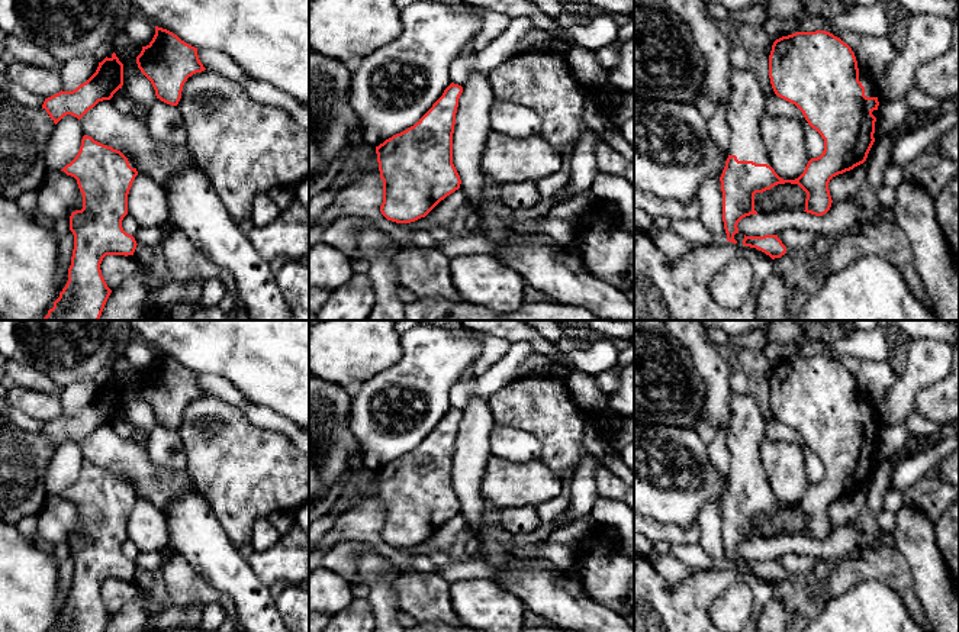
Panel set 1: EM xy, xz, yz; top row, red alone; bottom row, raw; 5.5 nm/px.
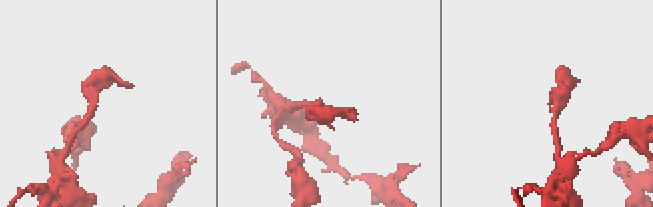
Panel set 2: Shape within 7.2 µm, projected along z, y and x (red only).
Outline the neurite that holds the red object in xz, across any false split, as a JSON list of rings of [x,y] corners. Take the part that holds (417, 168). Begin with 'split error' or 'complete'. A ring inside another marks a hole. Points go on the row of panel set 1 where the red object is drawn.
complete; [[[451,83],[411,128],[376,146],[383,180],[382,215],[396,223],[425,217],[460,188],[453,164],[453,133],[463,87]]]

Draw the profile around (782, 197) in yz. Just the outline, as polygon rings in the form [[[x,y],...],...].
[[[778,184],[770,190],[754,194],[757,215],[770,215],[789,210],[805,210],[807,193],[798,184]]]

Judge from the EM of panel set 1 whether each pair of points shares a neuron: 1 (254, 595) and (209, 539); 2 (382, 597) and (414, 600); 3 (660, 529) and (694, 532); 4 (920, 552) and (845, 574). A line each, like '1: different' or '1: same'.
1: same
2: different
3: same
4: different

